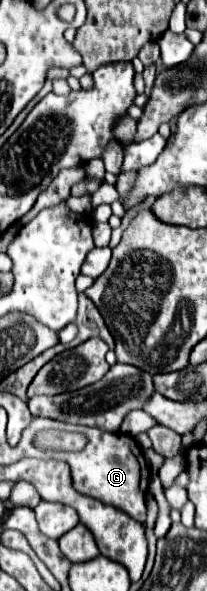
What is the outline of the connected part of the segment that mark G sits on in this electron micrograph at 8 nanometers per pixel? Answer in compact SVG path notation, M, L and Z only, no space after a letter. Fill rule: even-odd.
M32 418L32 422L24 428L24 434L18 442L18 448L24 452L24 456L36 456L36 458L52 458L52 460L64 460L70 466L72 486L90 498L96 498L104 504L110 504L122 512L126 512L136 522L146 522L146 490L148 490L148 470L144 470L144 458L140 448L130 436L124 434L112 434L104 432L100 428L90 426L76 426L76 424L64 424L60 420L48 420L48 418ZM56 428L56 430L68 430L68 432L82 432L88 438L88 444L80 452L42 452L32 446L32 438L38 430Z

